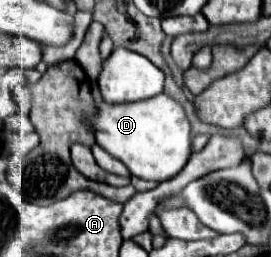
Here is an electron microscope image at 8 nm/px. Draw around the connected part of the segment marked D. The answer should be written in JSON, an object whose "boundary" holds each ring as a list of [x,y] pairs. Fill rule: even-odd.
{"boundary":[[[158,94],[138,104],[98,104],[98,112],[90,118],[96,142],[112,156],[122,160],[132,176],[142,180],[164,182],[174,178],[192,156],[192,126],[180,102],[166,94]]]}

